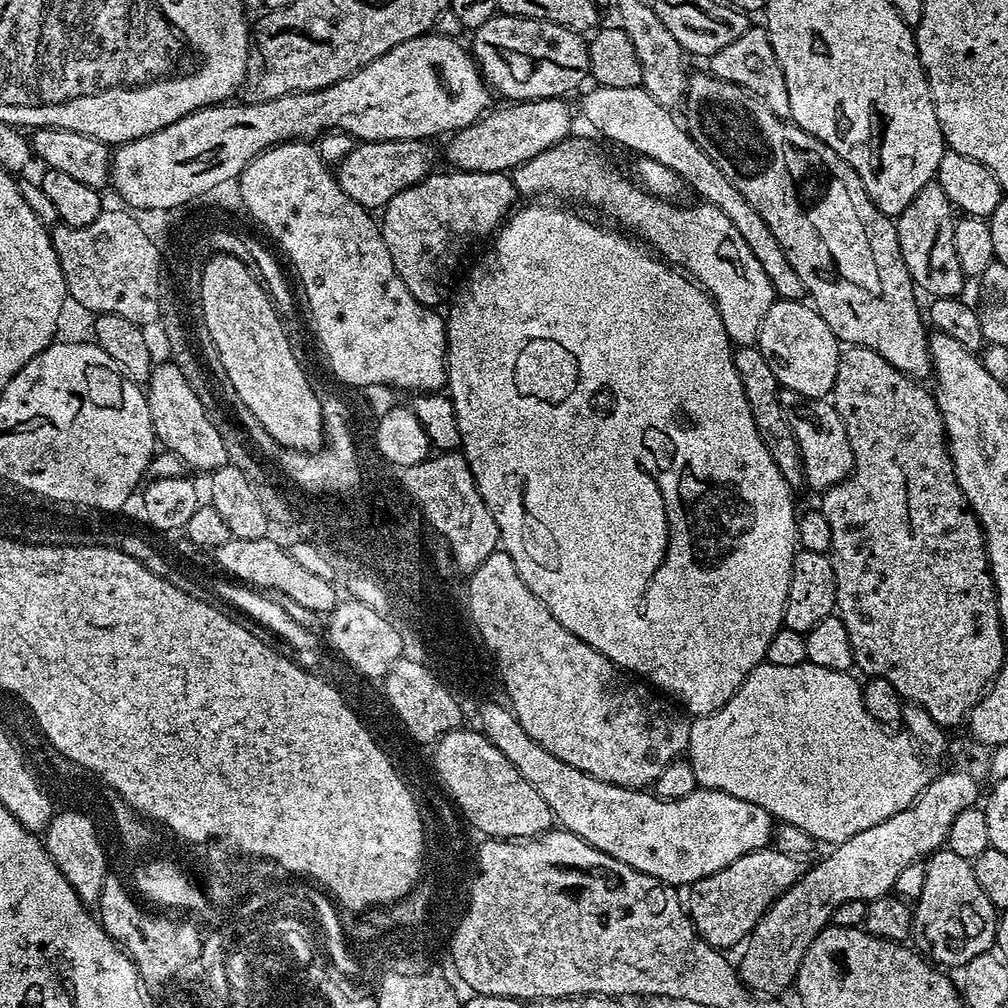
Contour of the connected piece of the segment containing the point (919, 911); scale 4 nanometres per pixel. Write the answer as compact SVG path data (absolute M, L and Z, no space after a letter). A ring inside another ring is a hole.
M937 850L927 857L922 894L915 898L912 908L911 935L916 936L919 947L937 965L959 969L976 955L989 951L996 942L997 923L997 909L982 894L982 886L978 886L966 858L958 858L958 854L947 850Z

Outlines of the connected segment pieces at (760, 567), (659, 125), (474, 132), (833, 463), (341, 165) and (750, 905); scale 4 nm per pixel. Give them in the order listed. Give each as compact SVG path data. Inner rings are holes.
M528 202L525 208L517 207L500 225L491 241L496 252L490 253L473 270L460 301L446 316L446 392L458 418L462 451L482 498L496 500L496 496L500 496L500 516L504 516L504 504L512 504L512 496L508 496L508 492L500 492L500 488L508 488L508 484L496 484L496 476L504 476L504 472L508 472L508 464L500 464L500 460L504 460L508 452L524 452L524 448L556 448L556 464L552 464L552 460L544 460L548 468L544 468L540 484L532 484L528 476L524 476L520 484L512 484L512 492L520 492L520 496L528 496L528 500L520 500L520 508L516 508L516 504L508 508L508 512L516 512L516 516L524 512L520 532L512 532L512 536L508 536L508 532L501 531L512 528L512 524L496 524L503 551L510 554L522 582L530 586L533 594L546 605L550 614L554 614L554 618L558 618L558 622L562 622L562 626L566 626L566 630L570 630L570 634L607 656L621 669L629 668L637 672L632 674L653 689L681 696L685 704L683 707L693 717L708 716L739 690L744 679L758 665L765 663L766 646L770 646L770 638L774 638L783 625L792 559L798 551L798 508L795 503L786 504L794 502L794 490L784 490L788 484L786 478L782 478L774 458L770 458L754 426L742 382L732 361L734 345L726 334L726 326L722 326L716 301L695 280L665 262L639 239L615 227L603 228L564 208L540 203L544 202ZM628 444L632 444L632 448L636 448L636 444L652 444L652 448L656 448L656 464L648 464L648 468L644 468L644 464L636 460L636 468L632 468L632 476L628 476L628 452L616 452L616 448L628 448ZM636 488L644 488L644 492L636 496Z
M592 86L578 104L578 112L596 132L601 132L608 140L614 140L626 148L630 148L639 157L654 162L662 162L662 166L670 166L676 174L684 179L689 189L697 192L699 199L705 204L720 208L734 222L739 236L744 238L754 258L762 265L767 278L775 289L777 297L786 300L797 300L803 297L804 284L798 278L794 268L790 266L785 252L778 245L778 240L762 216L758 214L741 191L717 166L707 147L678 119L675 120L673 109L662 106L662 102L654 102L654 98L644 87L619 88L618 86Z
M553 98L550 100L521 100L519 102L508 102L505 103L505 108L496 108L493 107L491 111L487 114L480 117L480 119L475 120L473 124L470 126L466 126L465 128L460 129L459 132L451 133L447 137L448 140L448 160L453 169L462 171L462 172L503 172L507 173L509 170L508 168L516 168L519 169L521 166L531 162L535 156L538 154L542 154L542 150L546 150L547 148L555 148L557 144L565 141L568 136L568 131L572 128L572 112L574 116L574 108L568 105L569 101L564 98Z
M787 390L780 393L780 405L786 409L804 459L804 483L810 489L823 490L842 481L852 472L852 451L846 426L835 406L827 399L815 400Z
M369 140L357 143L338 163L334 172L336 182L349 198L363 208L383 209L394 194L414 186L433 171L430 145L423 140Z
M769 846L742 854L742 858L730 862L730 866L713 876L695 880L690 886L692 897L686 900L692 927L711 948L728 950L724 948L743 945L766 909L797 880L796 864L797 857Z

